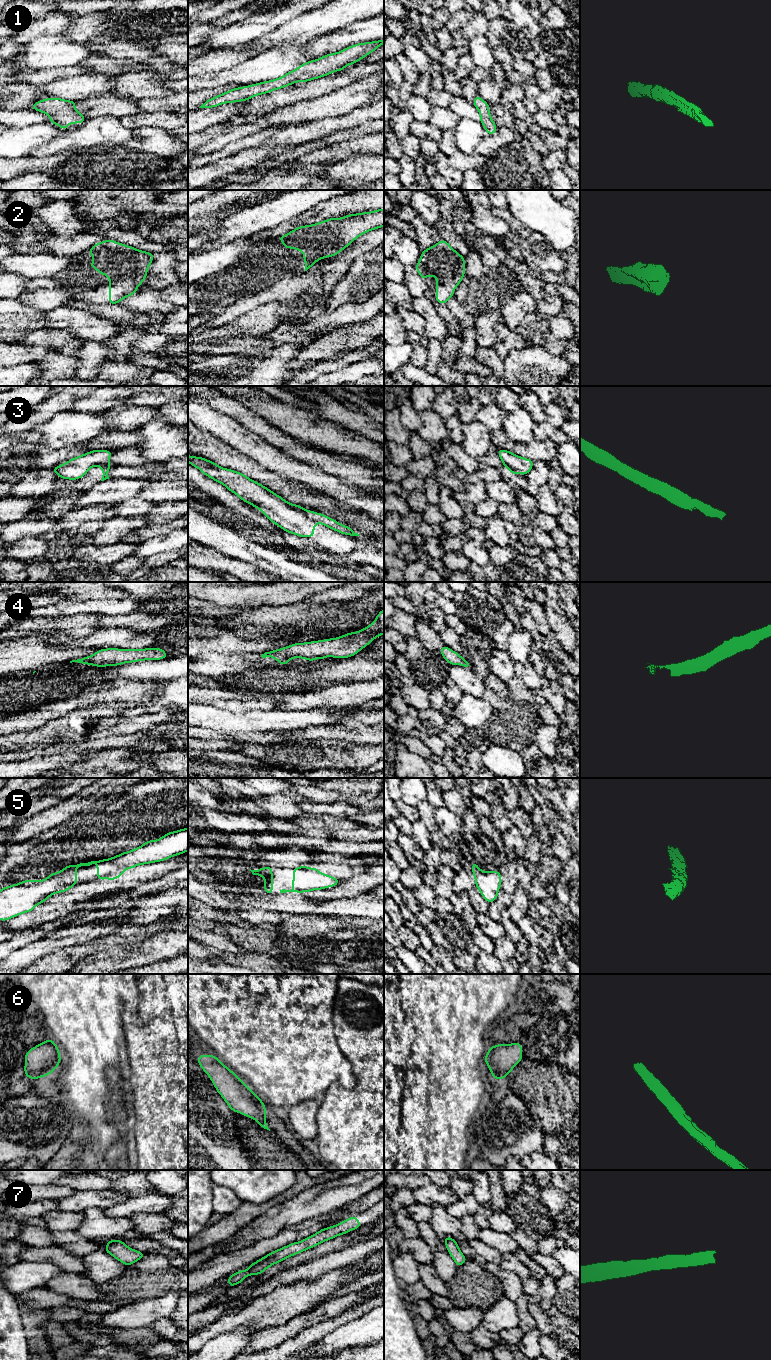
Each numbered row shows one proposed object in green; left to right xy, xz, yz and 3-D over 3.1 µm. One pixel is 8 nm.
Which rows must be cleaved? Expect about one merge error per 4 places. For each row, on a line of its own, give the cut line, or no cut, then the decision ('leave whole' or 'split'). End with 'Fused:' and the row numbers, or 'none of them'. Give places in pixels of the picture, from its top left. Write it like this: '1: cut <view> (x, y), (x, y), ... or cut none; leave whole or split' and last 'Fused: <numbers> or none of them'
1: cut none; leave whole
2: cut none; leave whole
3: cut xz (305, 510), (308, 517), (316, 522); split
4: cut none; leave whole
5: cut none; leave whole
6: cut none; leave whole
7: cut none; leave whole
Fused: 3

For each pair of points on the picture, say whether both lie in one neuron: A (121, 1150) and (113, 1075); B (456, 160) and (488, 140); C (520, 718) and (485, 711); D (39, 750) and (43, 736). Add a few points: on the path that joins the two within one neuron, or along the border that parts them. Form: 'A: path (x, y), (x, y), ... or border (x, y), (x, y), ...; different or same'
A: path (124, 1131), (122, 1118), (117, 1112), (116, 1094); same
B: path (464, 160), (470, 160), (481, 148); same
C: border (483, 697), (491, 705), (492, 715), (482, 727); different
D: border (40, 744), (17, 750); different

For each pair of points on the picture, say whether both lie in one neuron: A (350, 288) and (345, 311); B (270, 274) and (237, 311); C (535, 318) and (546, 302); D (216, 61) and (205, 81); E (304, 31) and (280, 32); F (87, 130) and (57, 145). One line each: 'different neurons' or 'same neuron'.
A: different neurons
B: same neuron
C: different neurons
D: different neurons
E: same neuron
F: same neuron

